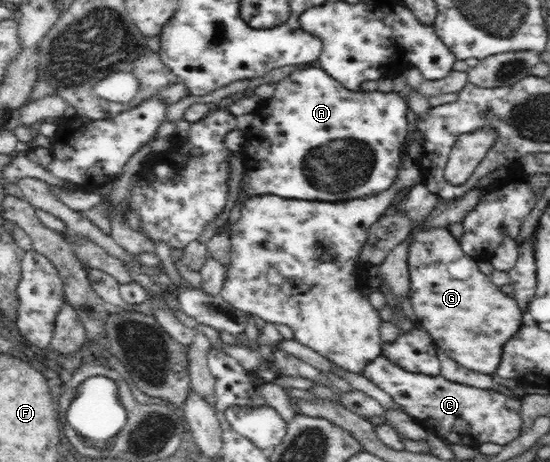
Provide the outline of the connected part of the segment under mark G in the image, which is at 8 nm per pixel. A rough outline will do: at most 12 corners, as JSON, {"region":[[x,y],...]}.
{"region":[[449,228],[416,229],[410,302],[437,349],[494,375],[523,310]]}

